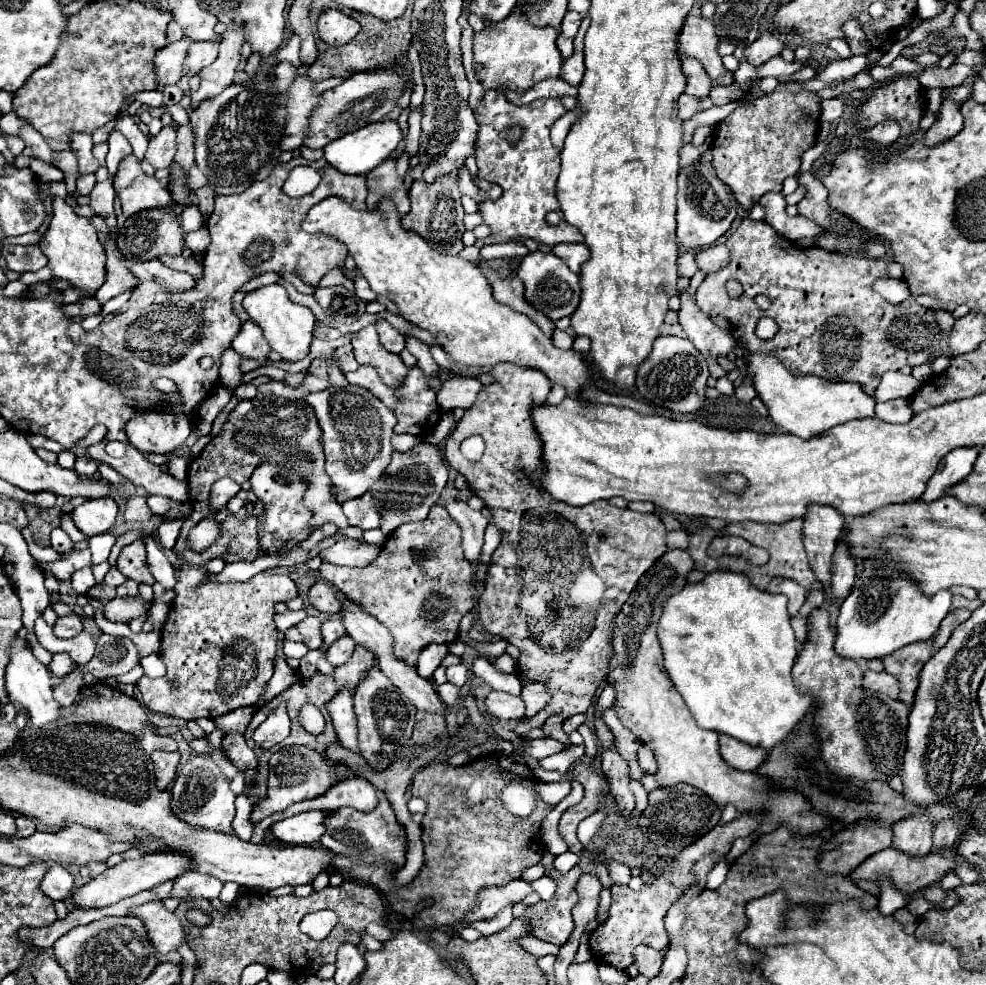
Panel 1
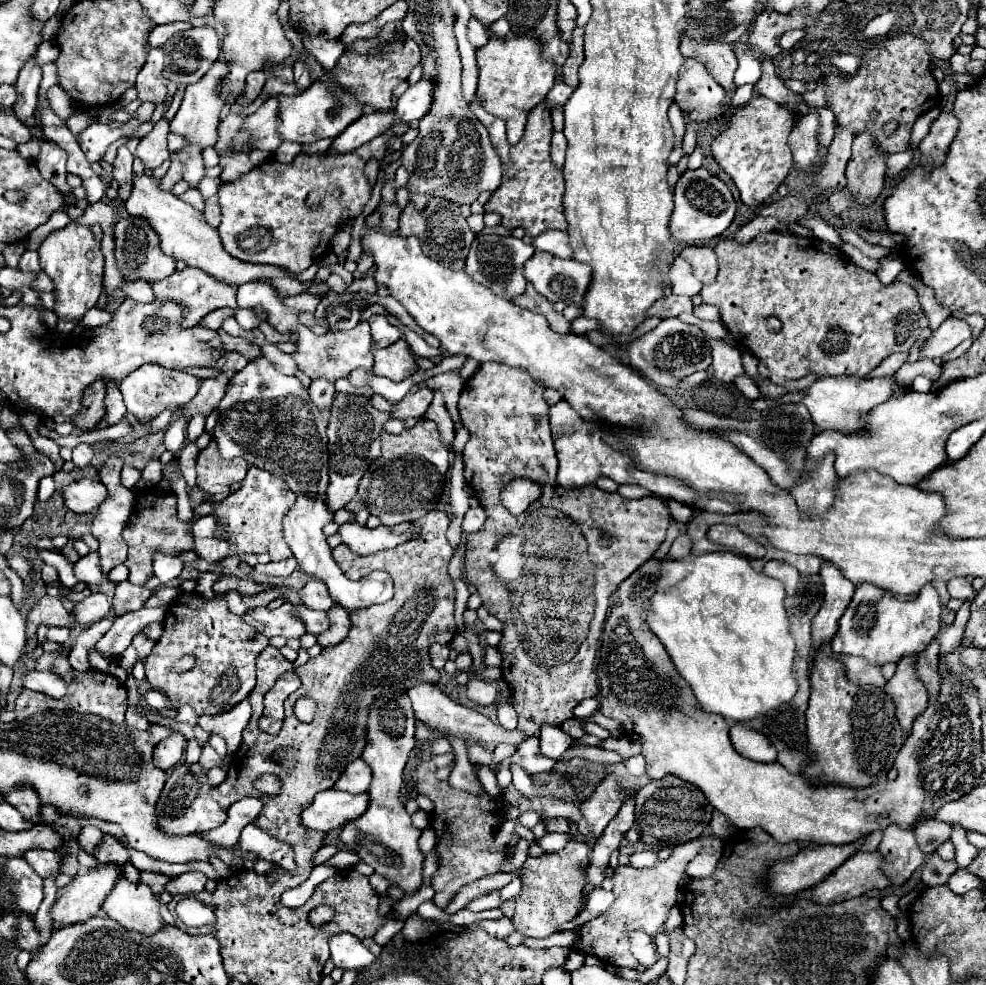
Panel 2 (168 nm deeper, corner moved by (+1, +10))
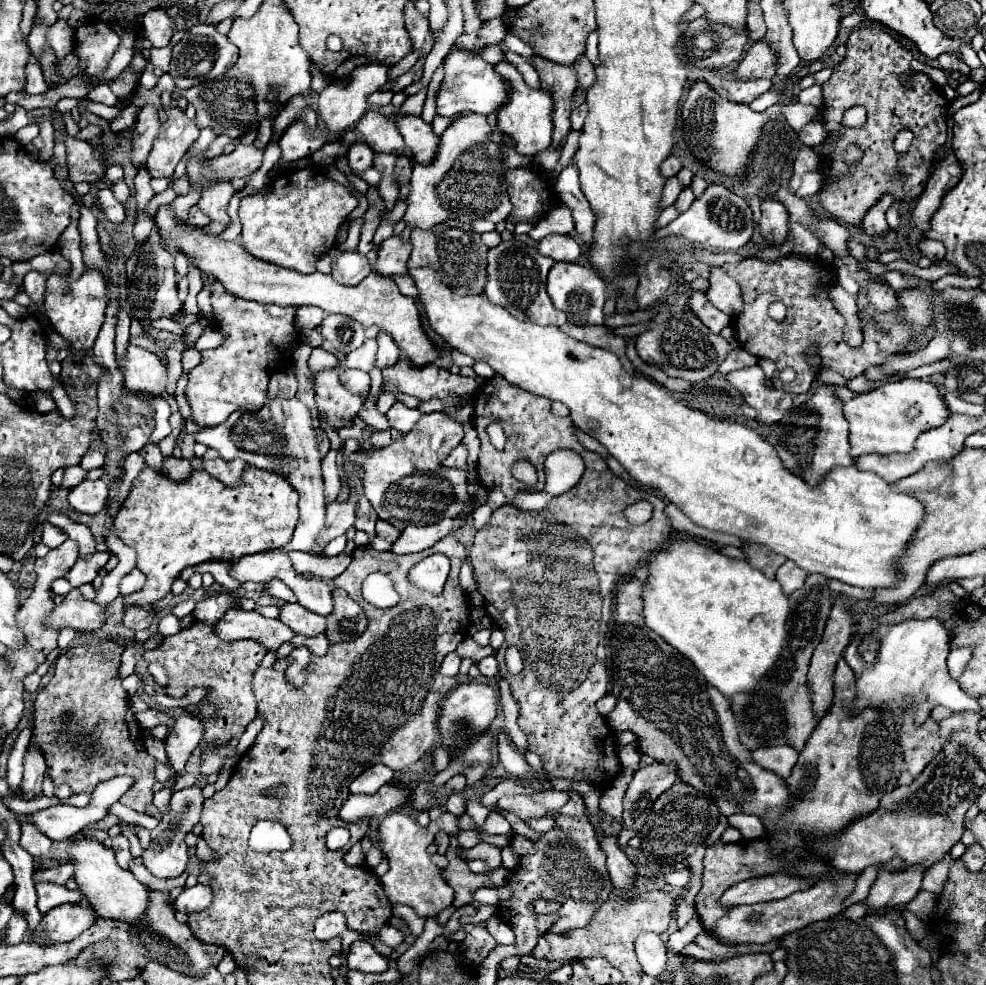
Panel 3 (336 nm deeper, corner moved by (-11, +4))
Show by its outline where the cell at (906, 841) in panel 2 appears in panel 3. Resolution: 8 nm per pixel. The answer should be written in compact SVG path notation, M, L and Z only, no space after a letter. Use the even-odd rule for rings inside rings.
M913 864L903 872L881 866L865 904L877 910L905 906L919 894L921 880L923 880L923 866L919 864Z

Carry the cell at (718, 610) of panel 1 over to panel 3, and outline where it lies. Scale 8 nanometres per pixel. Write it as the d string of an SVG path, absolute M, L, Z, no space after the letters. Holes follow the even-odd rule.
M675 542L649 560L649 578L643 592L645 624L665 642L689 658L695 668L725 698L753 692L779 660L787 638L787 616L791 610L789 596L783 594L777 580L767 578L745 560L729 558L711 546L695 542Z

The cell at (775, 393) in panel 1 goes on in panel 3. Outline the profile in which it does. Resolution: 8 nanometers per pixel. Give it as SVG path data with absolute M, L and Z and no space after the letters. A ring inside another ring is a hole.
M897 380L897 382L885 382L883 386L857 394L851 400L843 402L843 414L849 422L849 442L851 442L851 456L863 456L863 454L893 454L893 452L911 452L917 436L925 432L927 428L935 428L945 422L949 416L949 410L937 390L935 384L925 380ZM911 404L923 406L923 414L919 420L909 420L905 416L905 410Z

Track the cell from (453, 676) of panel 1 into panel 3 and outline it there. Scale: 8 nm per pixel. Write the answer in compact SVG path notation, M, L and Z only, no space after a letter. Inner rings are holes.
M487 656L487 658L479 660L477 666L479 666L479 672L483 676L487 676L487 678L493 678L497 674L497 660L495 660L495 656Z

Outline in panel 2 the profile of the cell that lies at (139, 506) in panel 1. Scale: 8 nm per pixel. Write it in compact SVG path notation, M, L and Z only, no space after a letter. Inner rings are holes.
M127 464L121 472L121 482L123 482L125 488L133 488L139 482L139 478L141 478L141 470L137 470L135 466Z

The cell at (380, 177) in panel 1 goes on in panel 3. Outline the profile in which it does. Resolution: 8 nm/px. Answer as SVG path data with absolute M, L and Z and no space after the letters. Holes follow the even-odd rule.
M391 236L381 242L377 252L377 272L383 276L405 274L407 258L411 254L411 242L405 242L401 236Z

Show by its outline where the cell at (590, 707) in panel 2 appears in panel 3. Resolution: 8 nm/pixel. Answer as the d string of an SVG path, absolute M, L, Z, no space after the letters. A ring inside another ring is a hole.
M607 694L607 696L603 696L599 702L597 702L597 708L599 708L599 714L601 716L607 716L613 708L615 708L615 704L617 704L617 698L613 696L613 694Z

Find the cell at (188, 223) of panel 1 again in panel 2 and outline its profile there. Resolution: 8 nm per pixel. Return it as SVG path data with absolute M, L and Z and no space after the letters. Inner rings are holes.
M189 188L185 194L181 194L179 196L183 202L187 202L187 204L191 204L195 210L199 210L199 212L203 212L203 208L205 208L205 200L203 200L203 196L201 196L201 192L199 190L195 190L195 188Z

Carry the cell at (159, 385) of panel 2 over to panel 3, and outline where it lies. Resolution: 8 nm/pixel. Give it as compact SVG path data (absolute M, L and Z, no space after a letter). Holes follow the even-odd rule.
M129 346L125 362L125 386L135 394L163 398L167 390L167 368L153 352Z

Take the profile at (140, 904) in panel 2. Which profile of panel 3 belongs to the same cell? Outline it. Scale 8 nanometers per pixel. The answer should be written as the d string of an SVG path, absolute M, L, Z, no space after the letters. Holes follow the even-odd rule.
M81 836L73 840L73 844L69 846L69 854L75 866L75 880L79 882L81 892L101 918L115 918L127 924L143 920L149 906L149 890L133 876L131 870L123 870L117 866L113 850L105 848L93 836Z

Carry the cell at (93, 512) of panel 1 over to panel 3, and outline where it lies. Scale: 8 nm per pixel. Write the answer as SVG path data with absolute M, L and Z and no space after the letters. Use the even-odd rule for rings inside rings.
M83 480L69 492L69 504L81 514L97 514L109 502L109 488L103 480Z

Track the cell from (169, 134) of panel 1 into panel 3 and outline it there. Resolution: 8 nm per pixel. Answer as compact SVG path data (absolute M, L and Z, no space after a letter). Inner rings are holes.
M171 108L169 120L161 124L161 132L153 142L147 158L147 170L153 178L171 178L175 166L185 156L187 148L199 136L199 128L185 116L183 110Z

